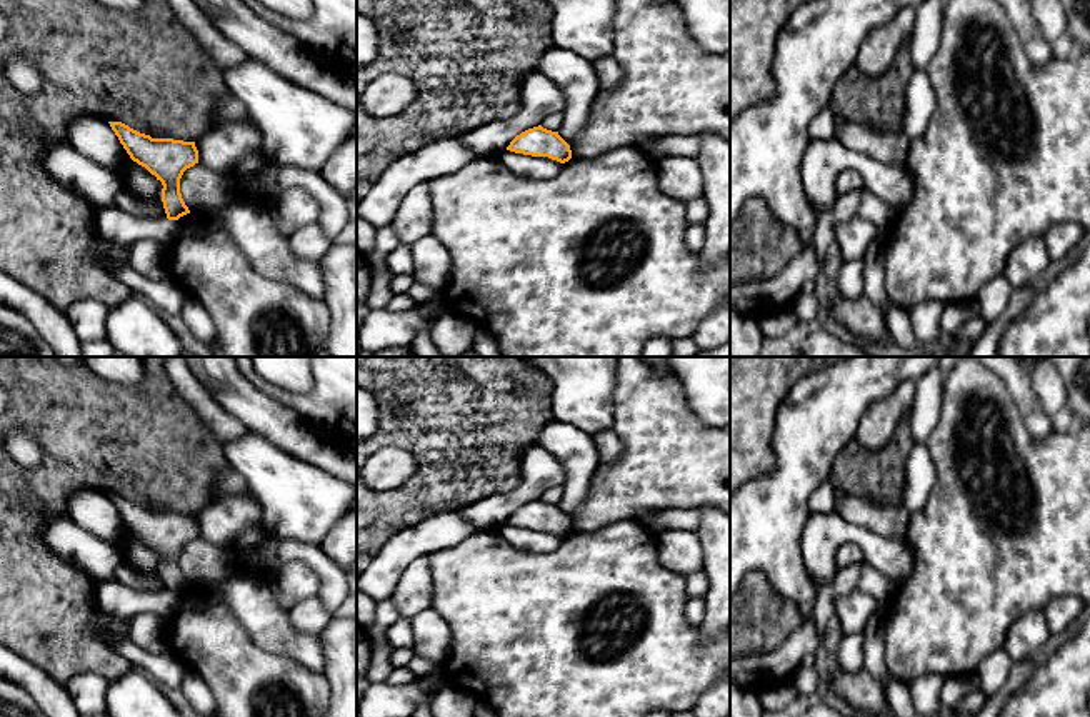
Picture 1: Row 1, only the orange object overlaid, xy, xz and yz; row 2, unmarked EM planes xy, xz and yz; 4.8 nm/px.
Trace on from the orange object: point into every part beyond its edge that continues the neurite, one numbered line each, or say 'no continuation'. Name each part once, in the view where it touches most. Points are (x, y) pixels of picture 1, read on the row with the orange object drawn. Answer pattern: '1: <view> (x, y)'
no continuation

